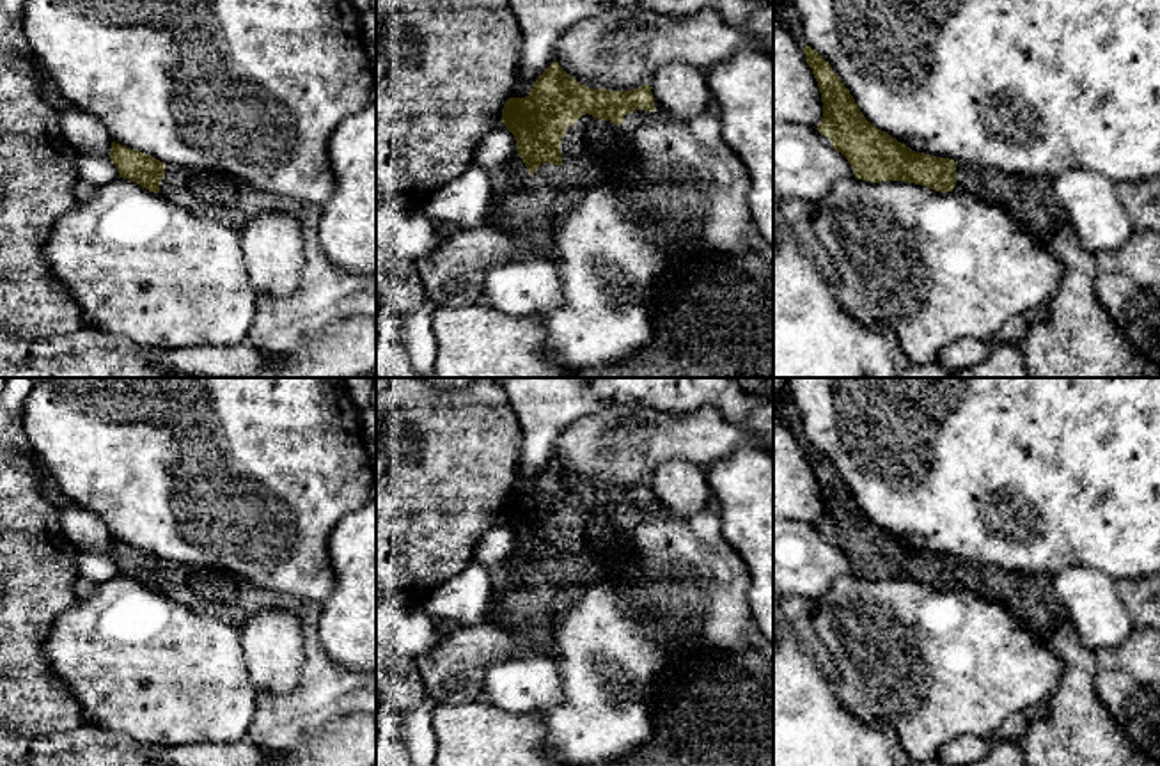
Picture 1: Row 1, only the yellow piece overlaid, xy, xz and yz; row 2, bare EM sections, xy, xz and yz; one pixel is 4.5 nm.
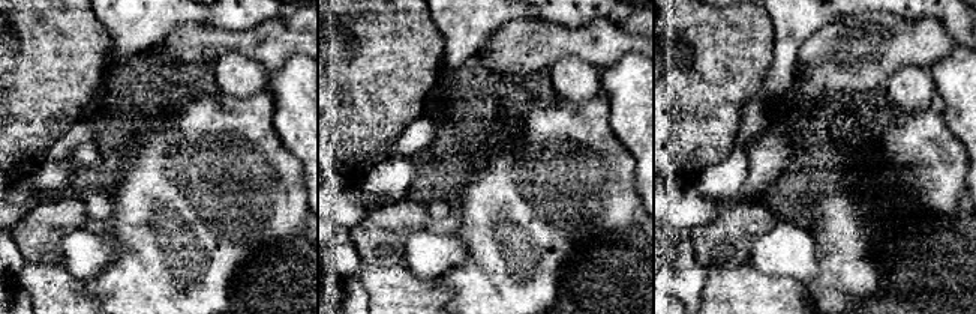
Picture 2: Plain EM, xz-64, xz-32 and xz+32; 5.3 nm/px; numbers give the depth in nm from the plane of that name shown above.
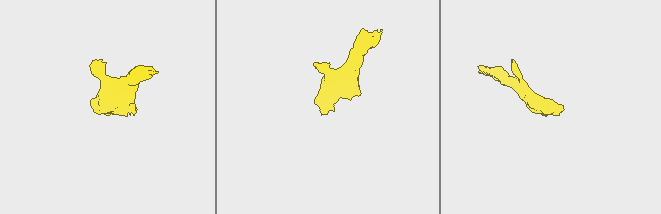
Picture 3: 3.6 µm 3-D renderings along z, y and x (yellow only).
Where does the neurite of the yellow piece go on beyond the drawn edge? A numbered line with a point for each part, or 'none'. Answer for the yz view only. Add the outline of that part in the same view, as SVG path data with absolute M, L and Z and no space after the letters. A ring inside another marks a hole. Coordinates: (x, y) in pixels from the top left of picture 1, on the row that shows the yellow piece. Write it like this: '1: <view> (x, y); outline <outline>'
1: yz (1029, 199); outline M956 161L956 186L1004 207L1025 231L1045 245L1057 234L1066 209L1054 193L1052 179L1015 176L993 167Z

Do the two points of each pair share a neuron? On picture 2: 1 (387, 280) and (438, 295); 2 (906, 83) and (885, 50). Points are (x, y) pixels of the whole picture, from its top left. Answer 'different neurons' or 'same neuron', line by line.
1: same neuron
2: different neurons

